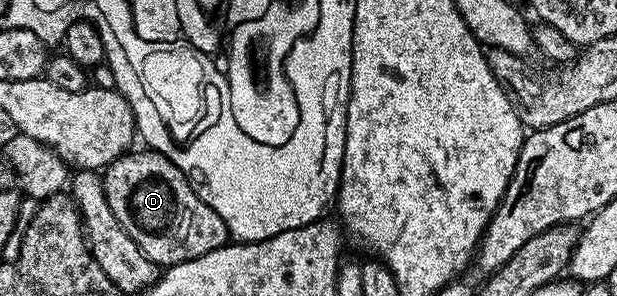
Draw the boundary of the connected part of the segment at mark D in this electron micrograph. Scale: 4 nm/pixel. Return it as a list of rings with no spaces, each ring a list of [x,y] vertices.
[[[149,148],[141,149],[127,152],[111,162],[105,167],[102,179],[108,208],[112,208],[124,232],[162,268],[199,258],[227,245],[224,220],[196,196],[186,174],[162,154]]]

